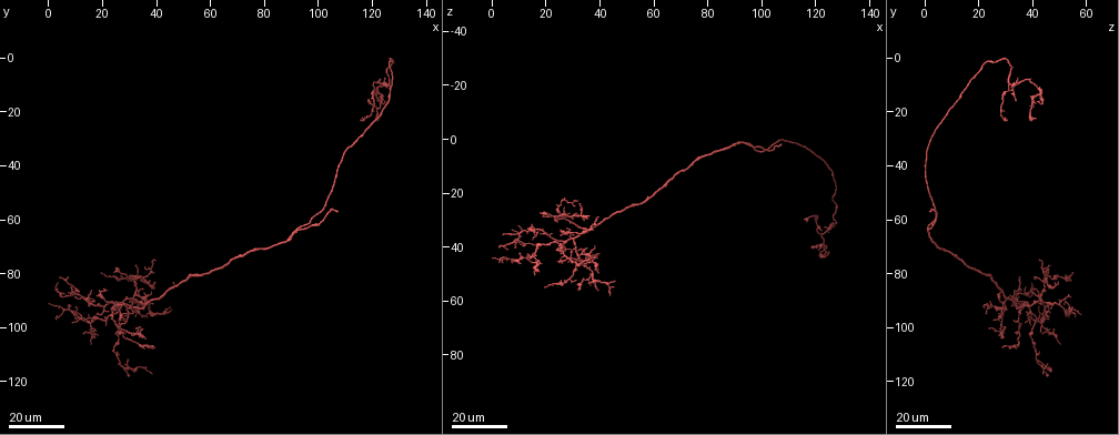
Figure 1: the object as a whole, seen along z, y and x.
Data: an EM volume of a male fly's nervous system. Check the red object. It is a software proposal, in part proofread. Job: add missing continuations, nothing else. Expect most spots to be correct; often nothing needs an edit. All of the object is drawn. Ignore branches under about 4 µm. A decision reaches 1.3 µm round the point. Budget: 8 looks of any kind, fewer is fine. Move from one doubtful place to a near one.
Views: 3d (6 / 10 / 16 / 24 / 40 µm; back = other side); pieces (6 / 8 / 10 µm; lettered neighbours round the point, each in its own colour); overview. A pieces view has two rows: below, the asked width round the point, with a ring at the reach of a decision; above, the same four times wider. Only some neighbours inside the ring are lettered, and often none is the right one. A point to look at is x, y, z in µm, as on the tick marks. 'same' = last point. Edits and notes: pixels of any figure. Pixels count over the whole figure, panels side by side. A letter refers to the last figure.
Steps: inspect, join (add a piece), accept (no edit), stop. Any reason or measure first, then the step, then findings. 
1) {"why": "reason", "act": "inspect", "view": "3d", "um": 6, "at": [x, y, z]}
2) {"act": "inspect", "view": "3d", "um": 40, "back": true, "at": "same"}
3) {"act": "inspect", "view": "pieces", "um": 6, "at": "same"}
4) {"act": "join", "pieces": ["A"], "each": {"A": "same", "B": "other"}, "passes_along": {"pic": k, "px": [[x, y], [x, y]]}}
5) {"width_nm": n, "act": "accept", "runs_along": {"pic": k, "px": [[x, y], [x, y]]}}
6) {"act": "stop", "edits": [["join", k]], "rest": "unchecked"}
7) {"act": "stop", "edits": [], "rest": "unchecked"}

{"why": "free end", "act": "inspect", "view": "3d", "um": 16, "at": [124, 8, 34]}

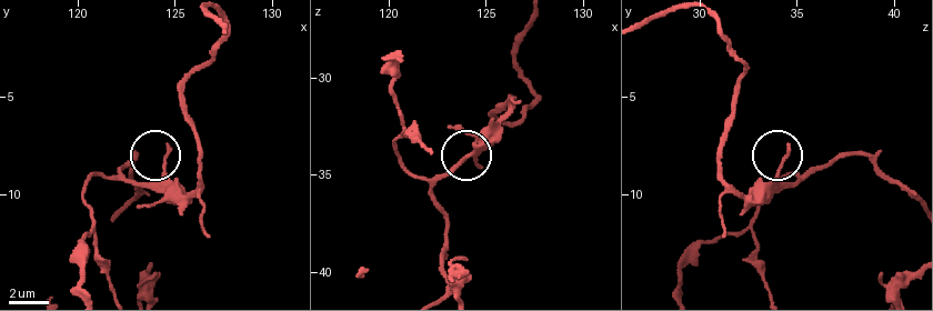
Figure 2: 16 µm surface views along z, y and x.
{"why": "what lies round it", "act": "inspect", "view": "pieces", "um": 8, "at": [124.6, 7.6, 34.6]}

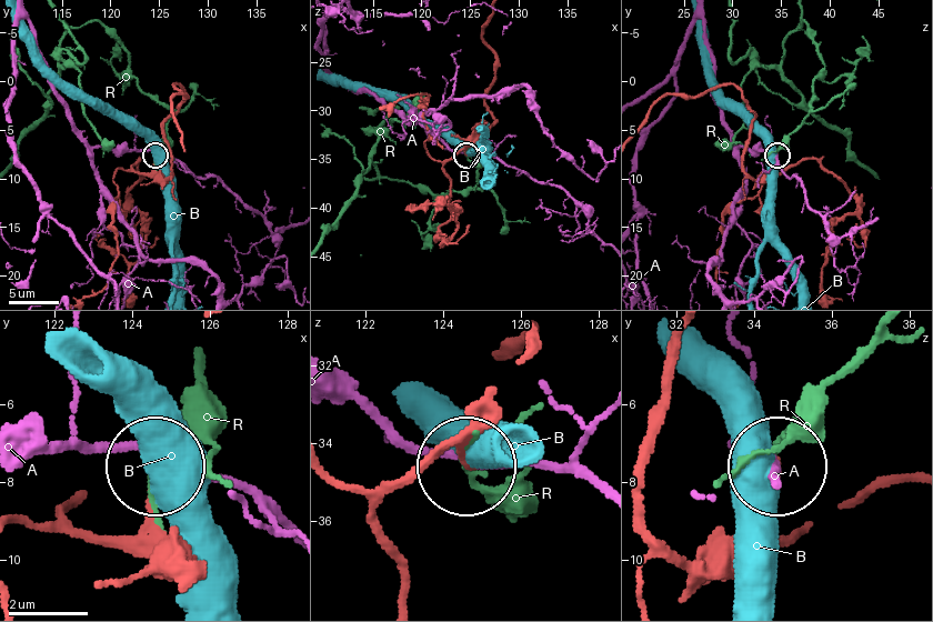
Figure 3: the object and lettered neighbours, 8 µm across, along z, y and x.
{"act": "accept", "each": {"A": "other", "B": "other", "R": "other"}, "runs_along": {"pic": 3, "px": [[186, 552], [157, 519], [153, 472]]}, "found": "no lettered piece goes on from it"}

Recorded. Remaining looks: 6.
{"why": "branch stops here", "act": "inspect", "view": "3d", "um": 24, "at": [124, 16, 41]}

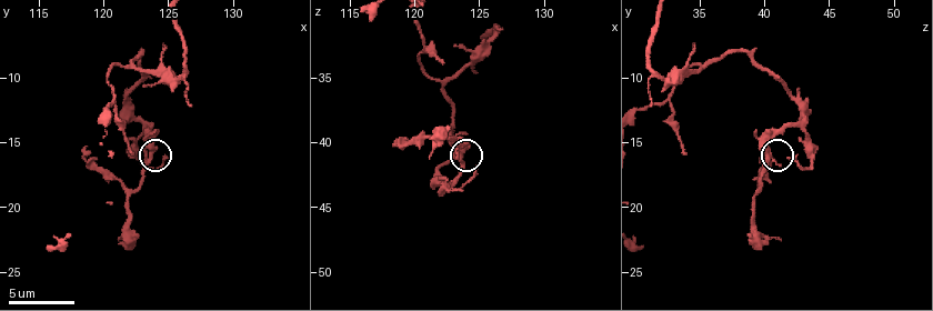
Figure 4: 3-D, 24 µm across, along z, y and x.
{"act": "inspect", "view": "pieces", "um": 8, "at": [125.0, 16.0, 41.8]}

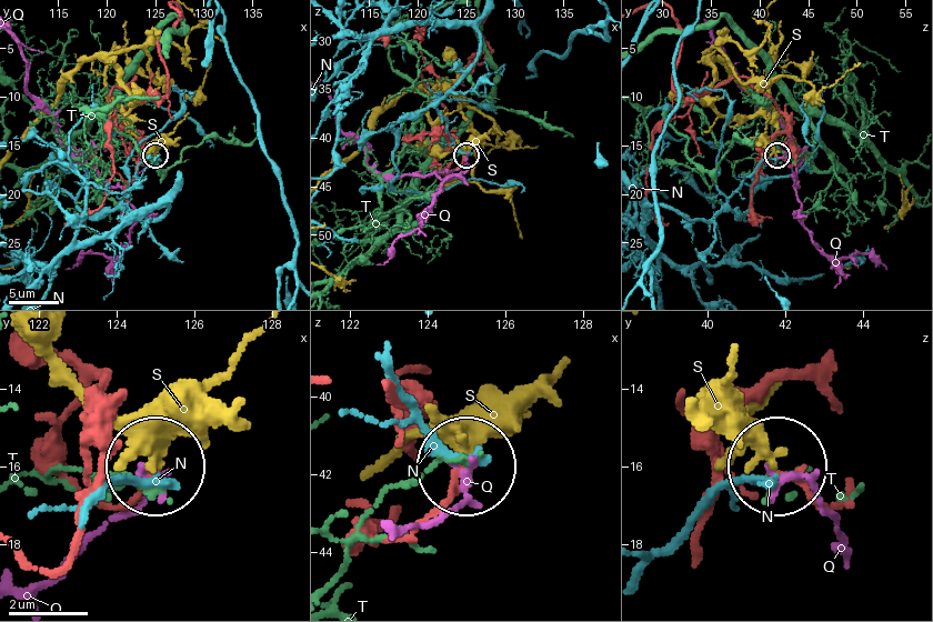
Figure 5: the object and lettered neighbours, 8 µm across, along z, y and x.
{"act": "accept", "each": {"N": "other", "Q": "other", "S": "other", "T": "other"}, "found": "none of them fits"}

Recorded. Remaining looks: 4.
{"why": "free end", "act": "inspect", "view": "3d", "um": 16, "at": [116, 23, 30]}

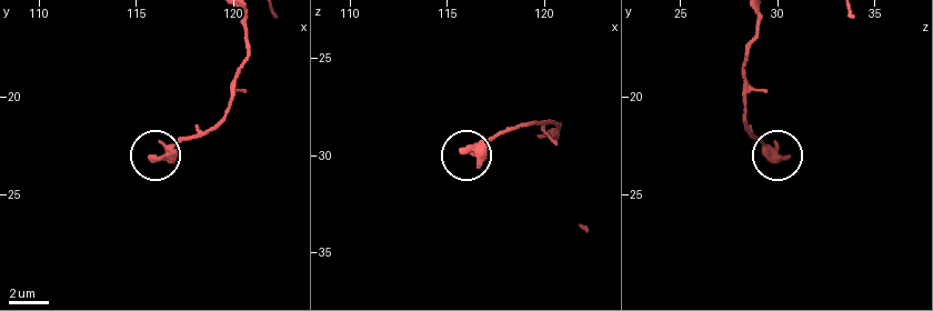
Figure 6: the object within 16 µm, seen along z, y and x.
{"act": "inspect", "view": "pieces", "um": 8, "at": [115.7, 23.2, 29.7]}

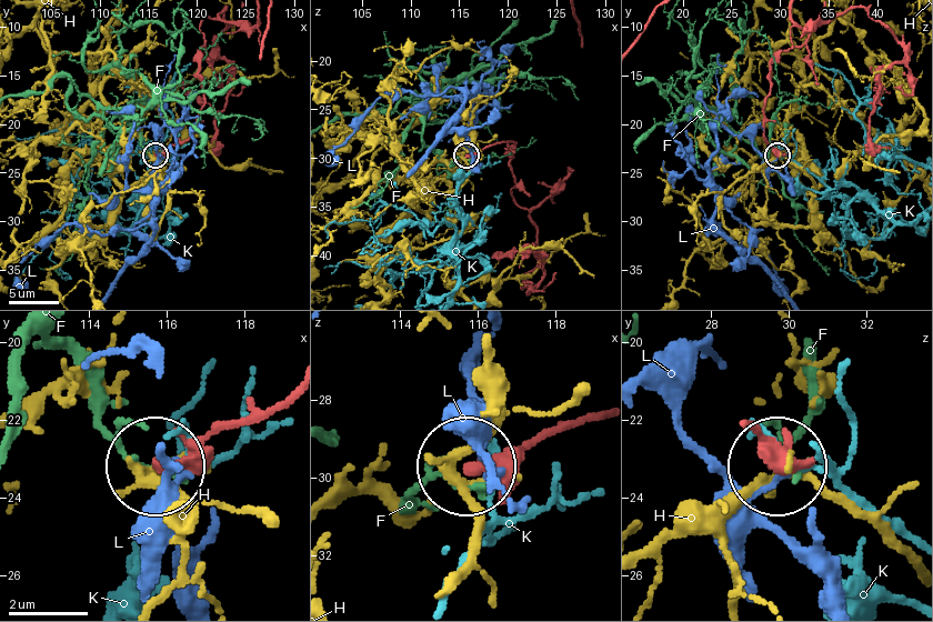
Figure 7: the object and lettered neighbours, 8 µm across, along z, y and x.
{"width_nm": 270, "act": "accept", "each": {"F": "other", "H": "other", "K": "other", "L": "other"}, "runs_along": {"pic": 7, "px": [[290, 390], [153, 467]]}, "found": "no lettered piece goes on from it"}

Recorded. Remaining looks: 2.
{"why": "tapers out", "act": "inspect", "view": "3d", "um": 16, "at": [38, 117, 43]}

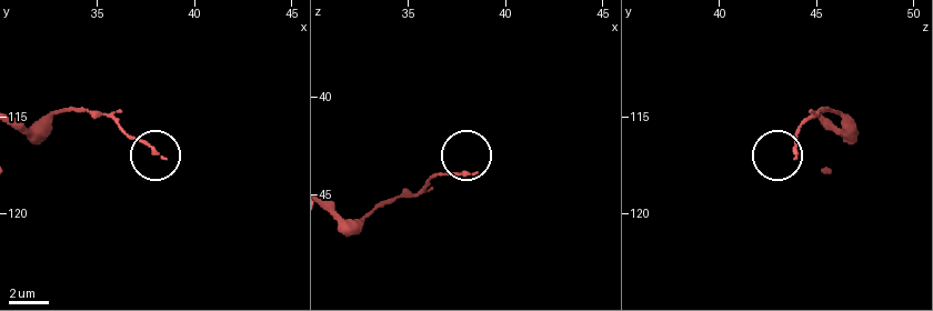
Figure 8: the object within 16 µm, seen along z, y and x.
{"act": "inspect", "view": "pieces", "um": 8, "at": [38.4, 117.1, 43.9]}

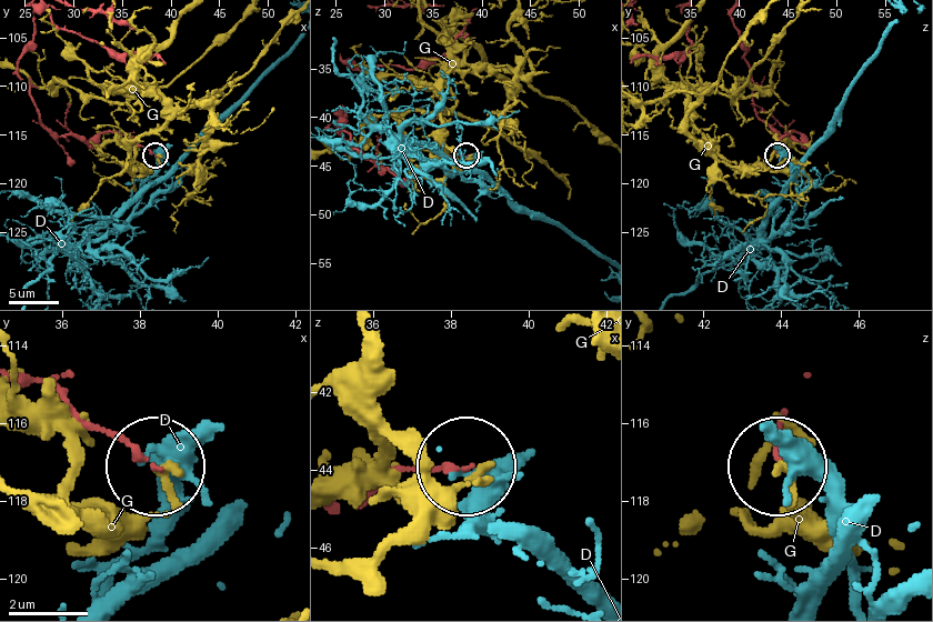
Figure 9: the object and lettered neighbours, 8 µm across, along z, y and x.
{"width_nm": 140, "act": "accept", "each": {"D": "other", "G": "other"}, "runs_along": {"pic": 9, "px": [[27, 90], [59, 136], [114, 131], [153, 153]]}, "found": "none of them fits"}

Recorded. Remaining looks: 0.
{"act": "stop", "edits": [], "rest": "unchecked"}

